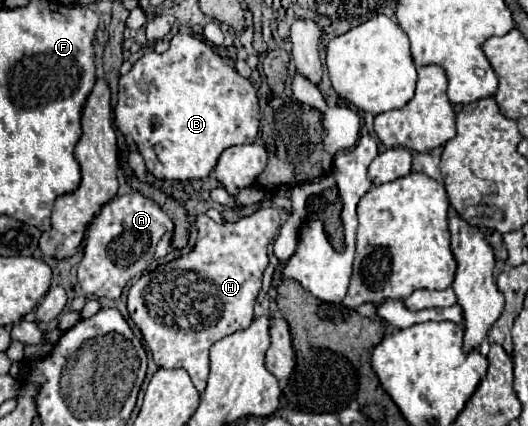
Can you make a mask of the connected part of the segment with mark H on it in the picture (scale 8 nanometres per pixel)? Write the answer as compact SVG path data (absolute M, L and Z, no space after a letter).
M267 206L259 208L251 216L241 218L239 222L227 222L217 224L207 214L197 216L197 244L189 254L183 254L181 258L157 266L153 272L145 272L129 290L127 308L131 320L137 324L137 328L143 334L145 344L149 346L153 360L159 368L185 368L193 386L199 394L207 388L209 378L209 348L213 342L247 328L253 322L253 304L261 290L261 276L263 270L269 264L267 248L275 240L281 218L277 208Z

